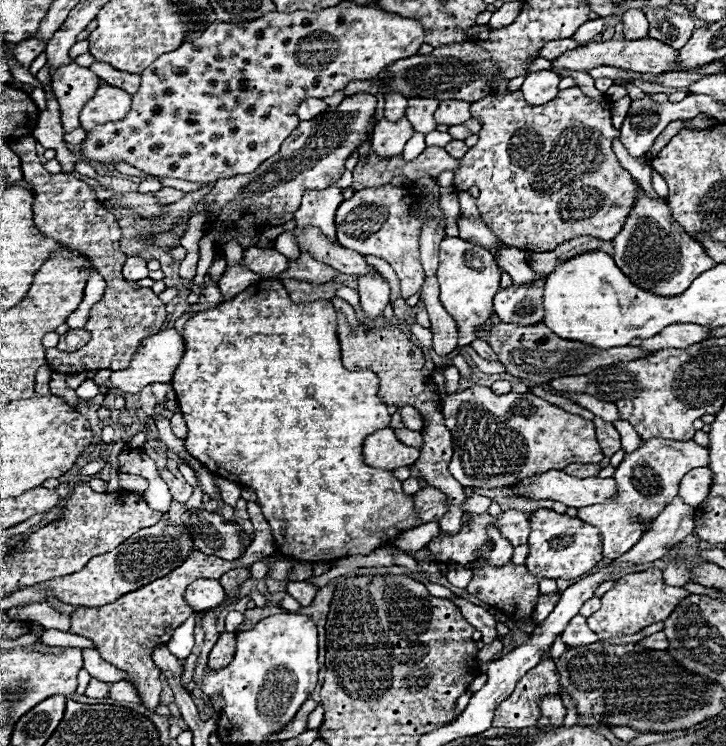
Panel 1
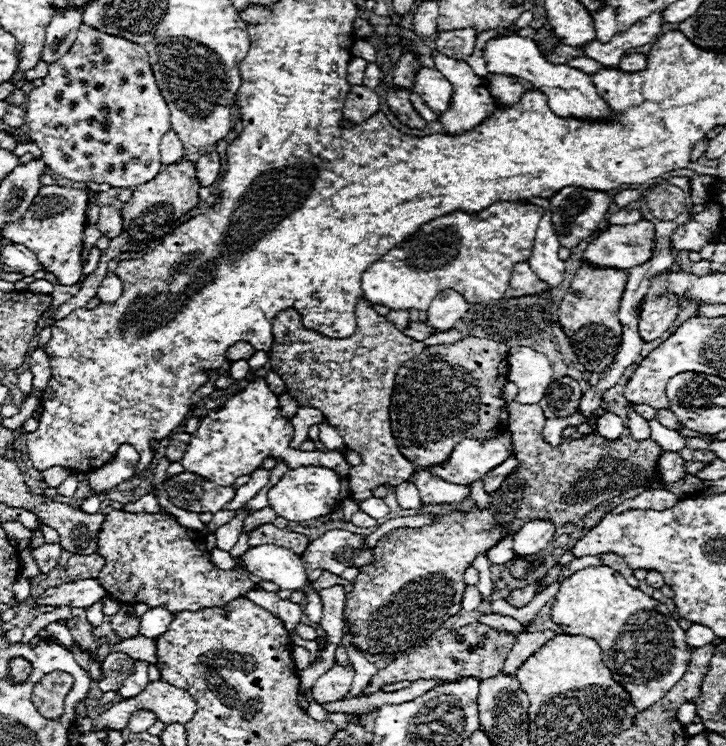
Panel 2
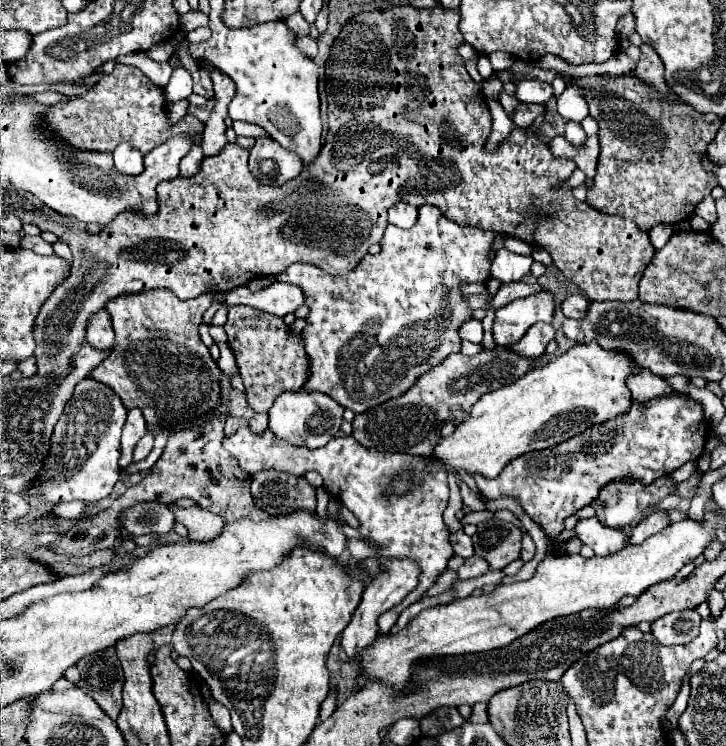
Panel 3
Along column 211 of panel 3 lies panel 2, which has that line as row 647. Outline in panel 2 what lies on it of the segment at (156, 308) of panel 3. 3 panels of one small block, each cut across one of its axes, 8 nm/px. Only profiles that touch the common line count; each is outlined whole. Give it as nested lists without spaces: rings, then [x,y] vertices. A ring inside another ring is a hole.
[[[516,400],[508,402],[510,422],[508,430],[514,436],[514,448],[516,458],[520,462],[520,468],[502,484],[500,490],[492,492],[492,504],[488,510],[472,508],[468,514],[448,514],[455,510],[469,510],[474,505],[471,495],[461,504],[443,505],[421,505],[420,512],[443,514],[438,522],[424,526],[424,528],[396,528],[388,532],[374,548],[374,564],[362,566],[360,574],[354,578],[352,592],[346,598],[344,606],[344,620],[352,626],[354,644],[360,652],[366,654],[394,654],[404,652],[408,648],[414,648],[418,642],[426,640],[430,634],[434,634],[450,616],[460,612],[460,602],[464,594],[464,570],[472,564],[472,560],[478,554],[484,554],[490,550],[504,534],[518,532],[522,524],[534,520],[534,518],[550,518],[556,526],[562,526],[566,522],[576,522],[584,514],[588,514],[598,504],[612,500],[616,496],[622,496],[634,488],[664,488],[676,494],[678,498],[686,498],[698,492],[702,480],[696,476],[688,476],[682,482],[674,484],[652,484],[658,458],[662,456],[662,448],[652,440],[634,440],[632,436],[624,436],[618,440],[606,440],[598,434],[588,434],[578,440],[562,442],[560,446],[552,448],[542,440],[542,426],[544,416],[540,406],[524,406]],[[294,646],[292,650],[292,660],[294,660],[294,666],[298,670],[304,670],[310,666],[310,652],[304,648],[304,646]]]

